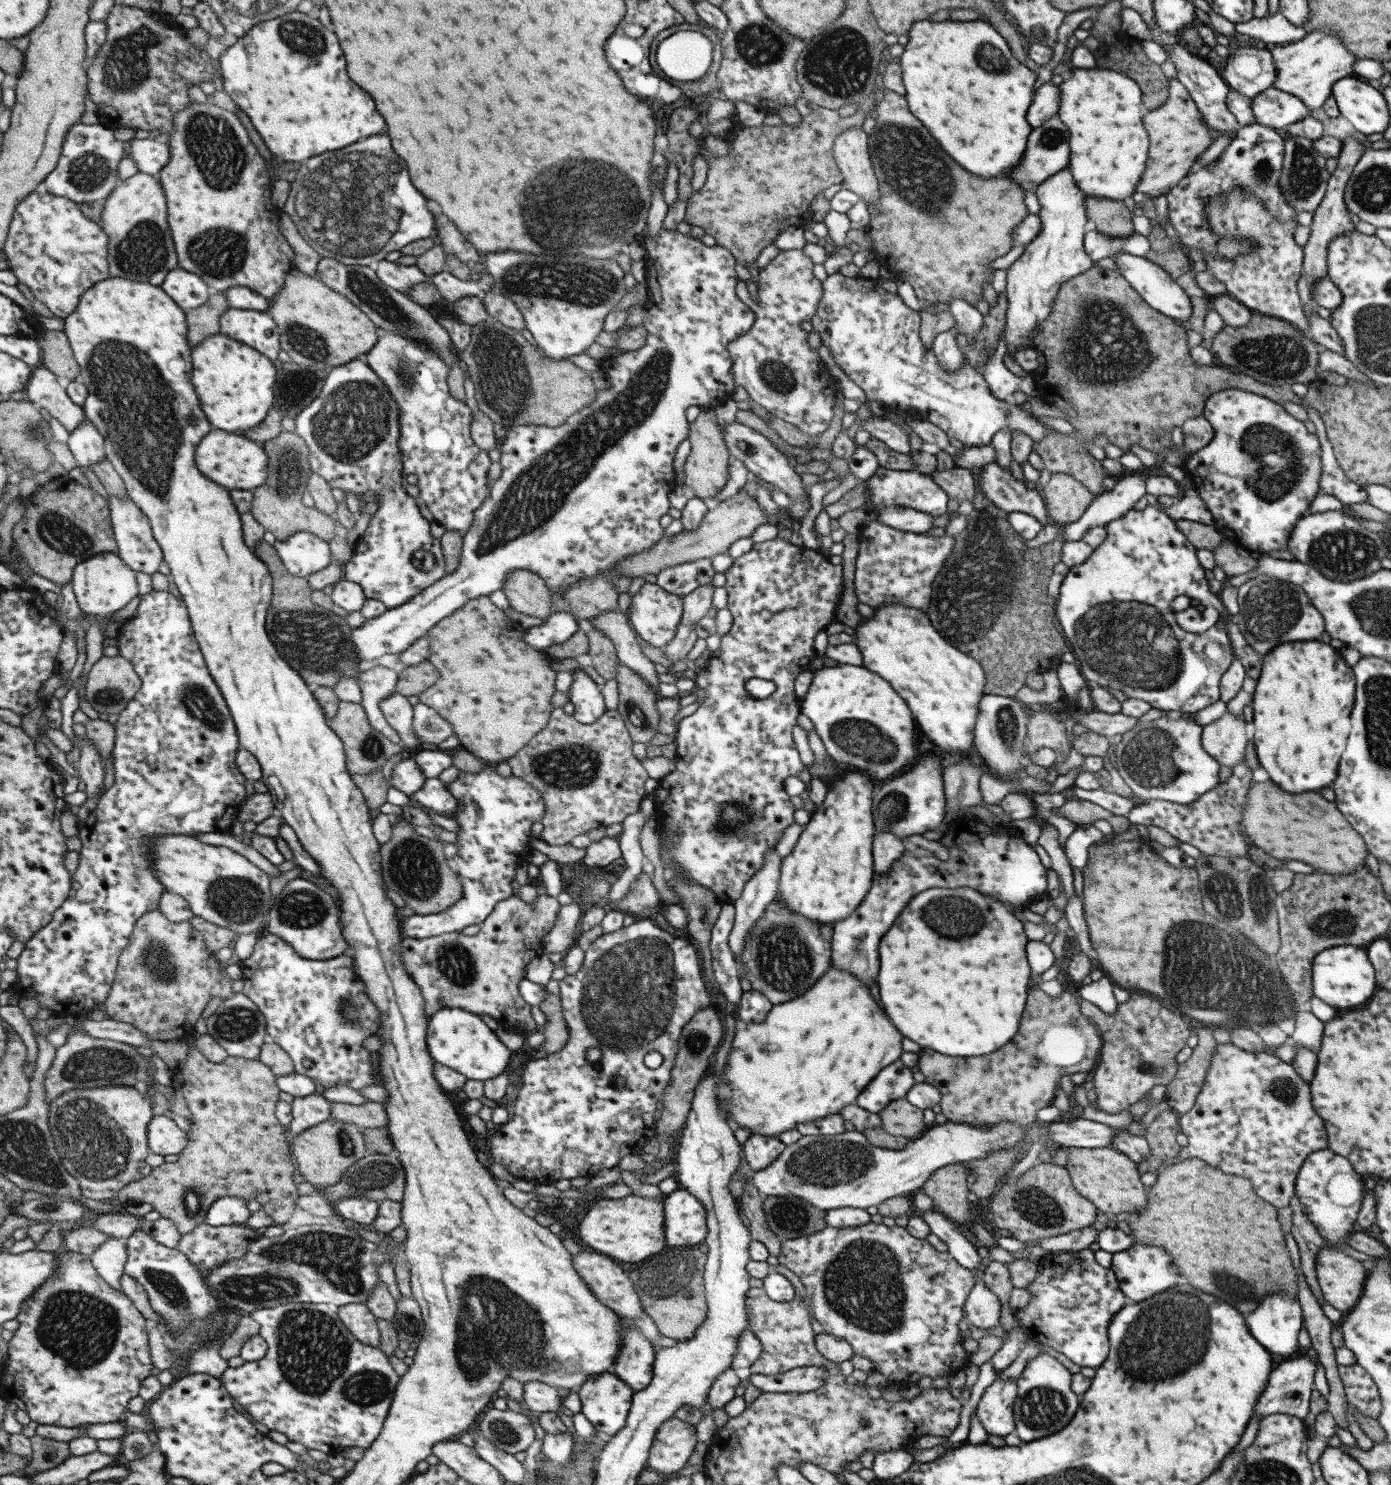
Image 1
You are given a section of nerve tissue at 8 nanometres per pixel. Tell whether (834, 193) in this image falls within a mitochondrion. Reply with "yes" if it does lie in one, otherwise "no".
no

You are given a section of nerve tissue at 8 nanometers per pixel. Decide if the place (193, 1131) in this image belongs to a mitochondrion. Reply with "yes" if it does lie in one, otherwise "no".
no

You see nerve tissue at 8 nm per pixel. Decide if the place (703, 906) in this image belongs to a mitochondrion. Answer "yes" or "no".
yes

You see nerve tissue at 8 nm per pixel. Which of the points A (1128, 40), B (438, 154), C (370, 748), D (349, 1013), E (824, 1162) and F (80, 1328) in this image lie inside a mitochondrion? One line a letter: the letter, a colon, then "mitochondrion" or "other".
A: other
B: other
C: mitochondrion
D: mitochondrion
E: mitochondrion
F: mitochondrion

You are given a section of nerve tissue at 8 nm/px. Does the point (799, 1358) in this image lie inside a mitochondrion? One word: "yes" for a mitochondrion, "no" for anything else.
no

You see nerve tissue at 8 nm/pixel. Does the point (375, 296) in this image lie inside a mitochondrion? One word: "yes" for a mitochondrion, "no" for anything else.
yes

